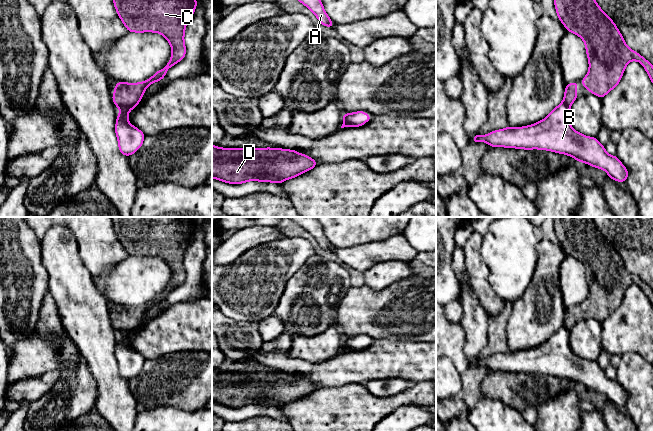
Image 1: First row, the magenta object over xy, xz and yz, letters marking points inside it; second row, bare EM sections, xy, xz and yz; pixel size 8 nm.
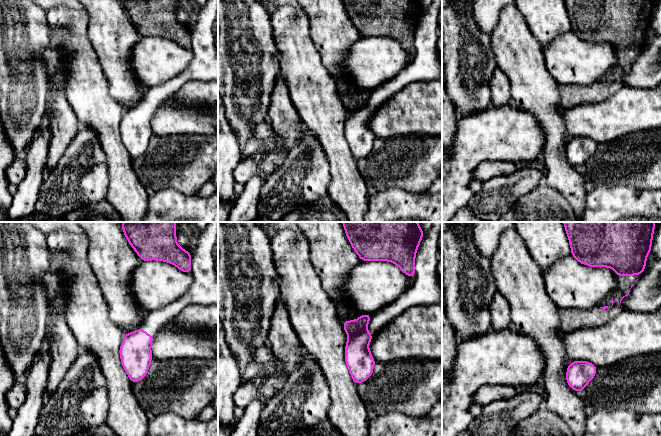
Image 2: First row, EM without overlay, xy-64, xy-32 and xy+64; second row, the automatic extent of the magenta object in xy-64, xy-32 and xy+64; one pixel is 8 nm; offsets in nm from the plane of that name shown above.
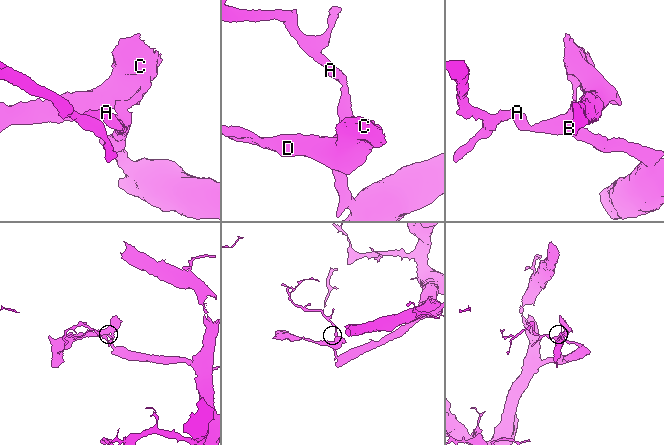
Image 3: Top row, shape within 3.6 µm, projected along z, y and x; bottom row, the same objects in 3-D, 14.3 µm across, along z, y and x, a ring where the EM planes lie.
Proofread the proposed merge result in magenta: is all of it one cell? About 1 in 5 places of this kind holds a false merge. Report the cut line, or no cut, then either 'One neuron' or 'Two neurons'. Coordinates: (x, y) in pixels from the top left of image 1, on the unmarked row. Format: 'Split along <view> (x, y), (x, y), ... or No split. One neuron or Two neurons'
Split along xy (137, 326), (124, 332). Two neurons

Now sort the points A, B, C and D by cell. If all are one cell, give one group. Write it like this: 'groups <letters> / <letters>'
groups A B / C D

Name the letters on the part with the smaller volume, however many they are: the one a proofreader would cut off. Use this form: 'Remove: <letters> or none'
Remove: C, D

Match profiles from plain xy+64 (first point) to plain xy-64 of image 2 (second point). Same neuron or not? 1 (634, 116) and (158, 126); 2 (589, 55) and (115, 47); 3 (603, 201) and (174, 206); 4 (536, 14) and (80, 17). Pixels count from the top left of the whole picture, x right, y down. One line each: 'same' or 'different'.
1: same
2: different
3: same
4: different

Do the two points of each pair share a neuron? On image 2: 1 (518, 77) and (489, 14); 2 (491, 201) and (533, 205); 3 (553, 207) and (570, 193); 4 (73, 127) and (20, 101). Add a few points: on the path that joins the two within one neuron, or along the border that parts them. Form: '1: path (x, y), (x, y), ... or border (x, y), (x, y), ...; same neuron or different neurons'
1: border (501, 10), (498, 22), (490, 34); different neurons
2: border (533, 189), (522, 195), (505, 211); different neurons
3: border (546, 182), (566, 200), (574, 211); different neurons
4: border (50, 91), (47, 97), (47, 108), (44, 116); different neurons

